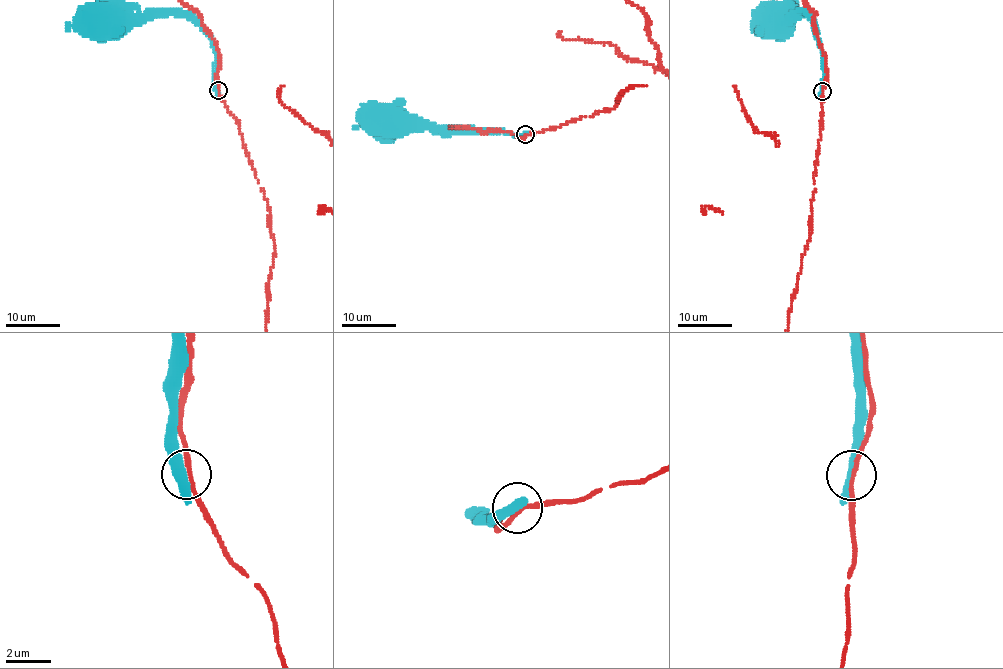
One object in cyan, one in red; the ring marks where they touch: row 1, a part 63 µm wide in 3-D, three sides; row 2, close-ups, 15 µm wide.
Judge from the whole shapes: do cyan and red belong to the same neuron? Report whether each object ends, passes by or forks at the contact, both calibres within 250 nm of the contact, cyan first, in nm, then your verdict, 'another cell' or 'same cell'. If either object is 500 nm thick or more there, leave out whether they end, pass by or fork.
cyan passes by | red passes by | 320/170 nm | another cell

